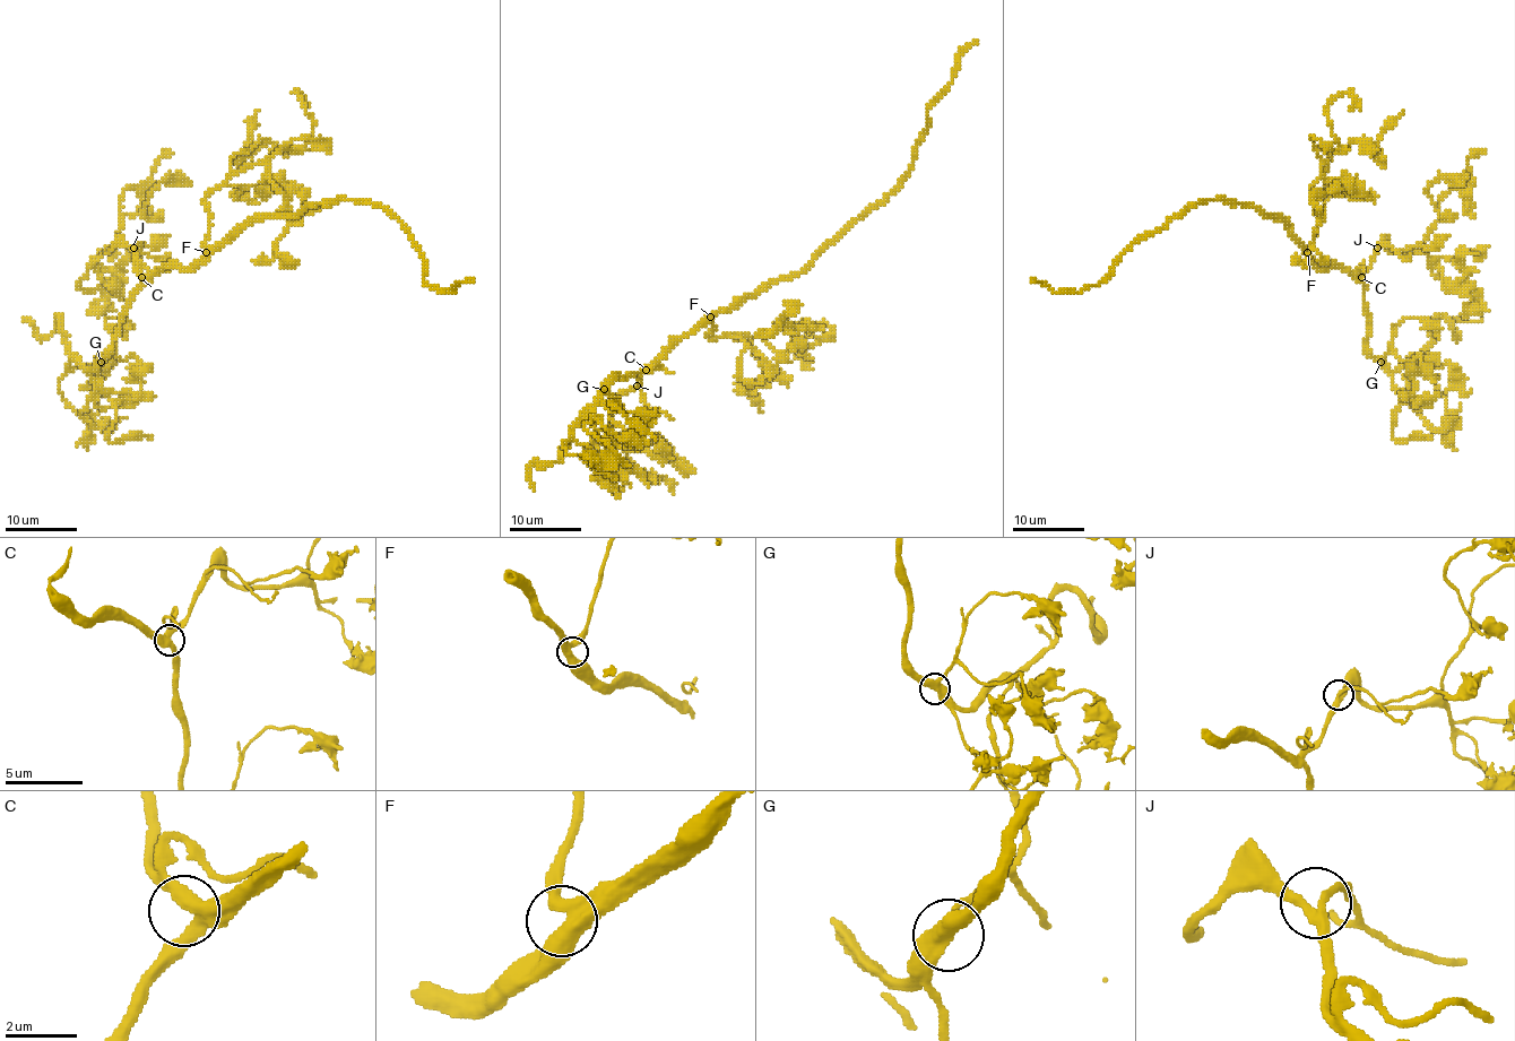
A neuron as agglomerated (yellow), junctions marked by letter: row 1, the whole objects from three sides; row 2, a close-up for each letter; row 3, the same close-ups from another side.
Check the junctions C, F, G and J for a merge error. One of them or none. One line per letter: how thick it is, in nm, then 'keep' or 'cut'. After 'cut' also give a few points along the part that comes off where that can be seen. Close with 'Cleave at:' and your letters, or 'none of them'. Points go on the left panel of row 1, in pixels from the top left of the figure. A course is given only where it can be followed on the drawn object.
C: calibre 400 nm; keep
F: calibre 440 nm; keep
G: calibre 460 nm; keep
J: calibre 280 nm; keep
Cleave at: none of them

